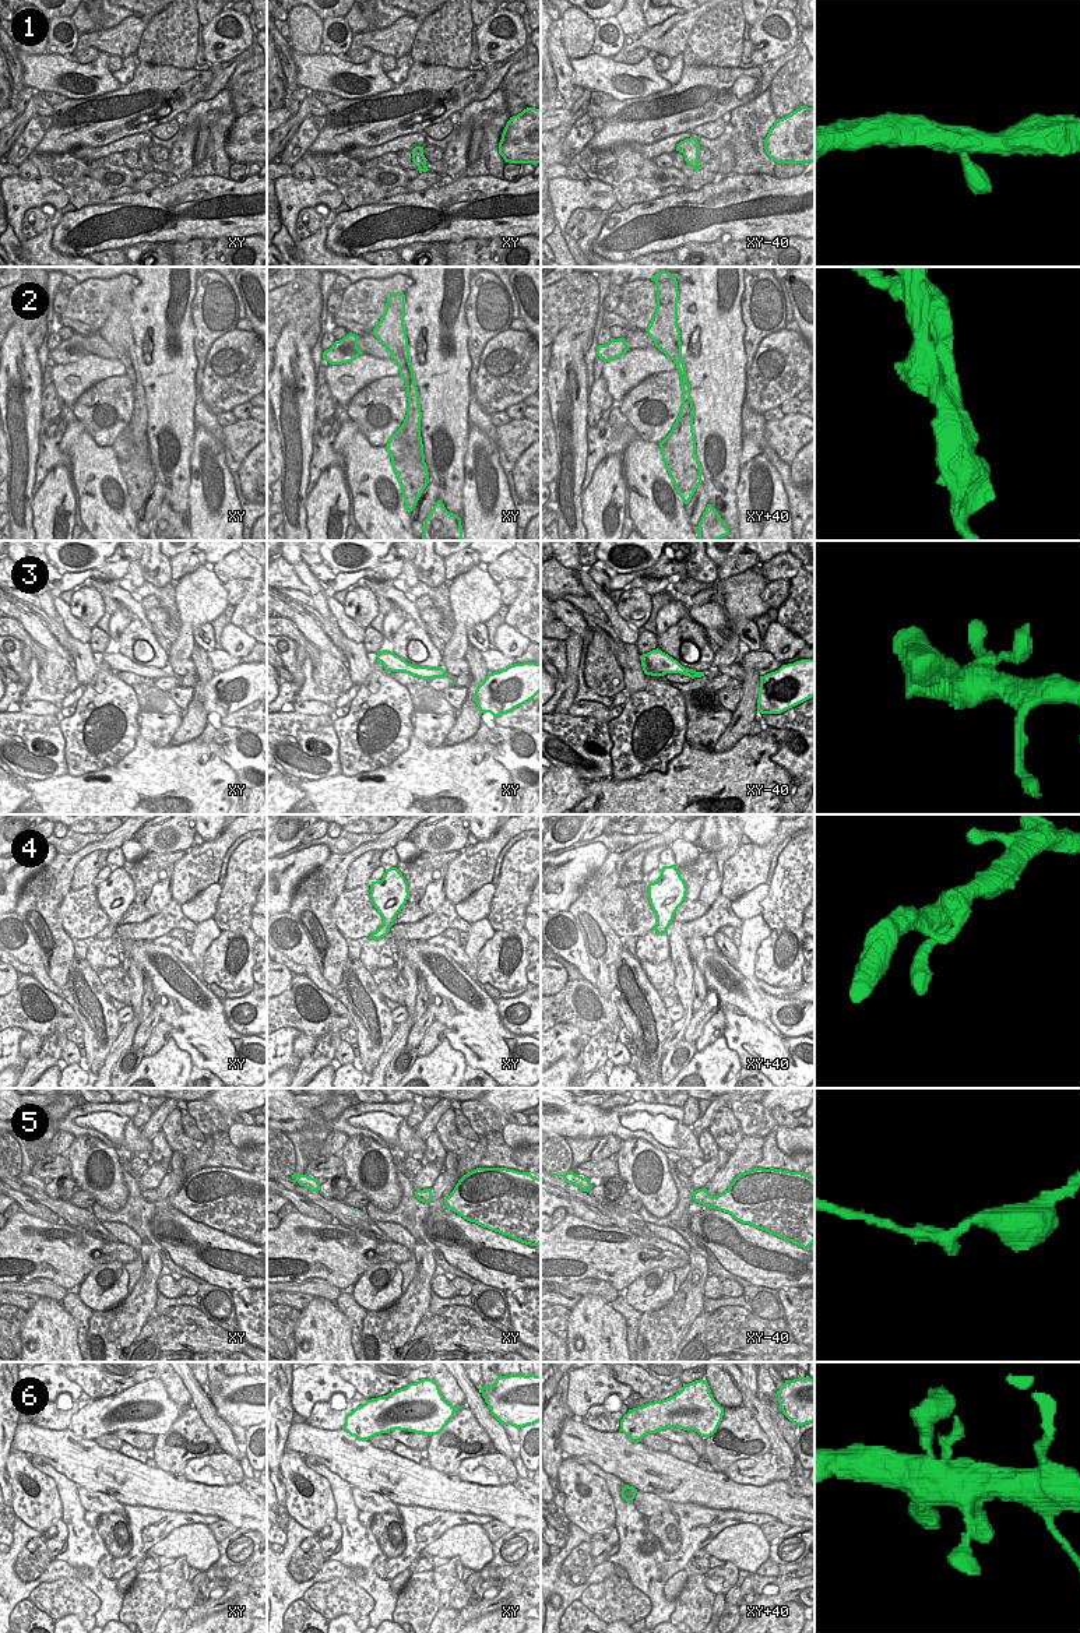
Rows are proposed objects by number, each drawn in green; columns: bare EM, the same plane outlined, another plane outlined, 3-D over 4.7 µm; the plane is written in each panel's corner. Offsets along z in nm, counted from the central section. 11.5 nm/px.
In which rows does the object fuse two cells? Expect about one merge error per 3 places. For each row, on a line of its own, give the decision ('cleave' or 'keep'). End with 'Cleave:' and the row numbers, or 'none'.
1: keep
2: cleave
3: keep
4: keep
5: keep
6: keep
Cleave: 2

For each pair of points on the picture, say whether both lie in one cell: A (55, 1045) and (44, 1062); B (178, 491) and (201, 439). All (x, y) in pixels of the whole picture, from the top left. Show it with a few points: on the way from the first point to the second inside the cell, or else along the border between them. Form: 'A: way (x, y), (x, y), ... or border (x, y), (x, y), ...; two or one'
A: way (50, 1049), (46, 1058); one
B: border (194, 433), (194, 446), (190, 457), (189, 499); two

